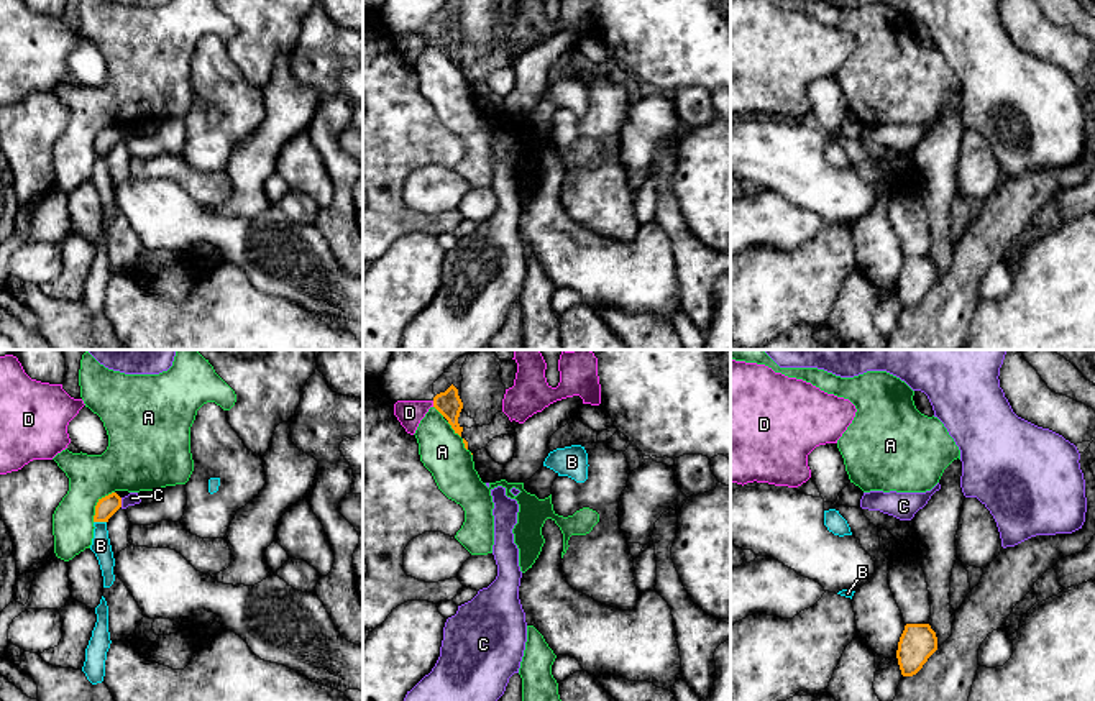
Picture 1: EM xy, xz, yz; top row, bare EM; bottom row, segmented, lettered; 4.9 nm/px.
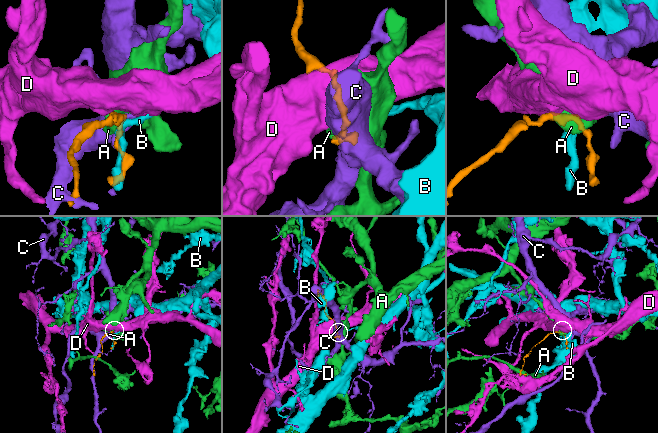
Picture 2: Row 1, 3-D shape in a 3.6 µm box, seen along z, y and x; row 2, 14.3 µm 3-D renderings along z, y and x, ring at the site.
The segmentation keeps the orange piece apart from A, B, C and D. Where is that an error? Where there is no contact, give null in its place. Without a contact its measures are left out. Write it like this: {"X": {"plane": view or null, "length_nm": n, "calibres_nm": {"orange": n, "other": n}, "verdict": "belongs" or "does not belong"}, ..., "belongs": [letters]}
{"A": {"plane": "xy", "length_nm": 190, "calibres_nm": {"orange": 100, "other": 260}, "verdict": "does not belong"}, "B": {"plane": "xy", "length_nm": 60, "calibres_nm": {"orange": 100, "other": 100}, "verdict": "does not belong"}, "C": {"plane": "xy", "length_nm": 50, "calibres_nm": {"orange": 100, "other": 60}, "verdict": "belongs"}, "D": {"plane": "xz", "length_nm": 30, "calibres_nm": {"orange": 120, "other": 130}, "verdict": "does not belong"}, "belongs": ["C"]}

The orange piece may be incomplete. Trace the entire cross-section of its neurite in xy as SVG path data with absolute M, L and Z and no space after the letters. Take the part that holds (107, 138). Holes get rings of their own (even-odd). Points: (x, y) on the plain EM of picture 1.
M112 125L102 131L99 131L95 138L94 154L108 154L108 151L121 140L140 136L141 131L138 125L130 125L125 130L120 130L117 125Z

